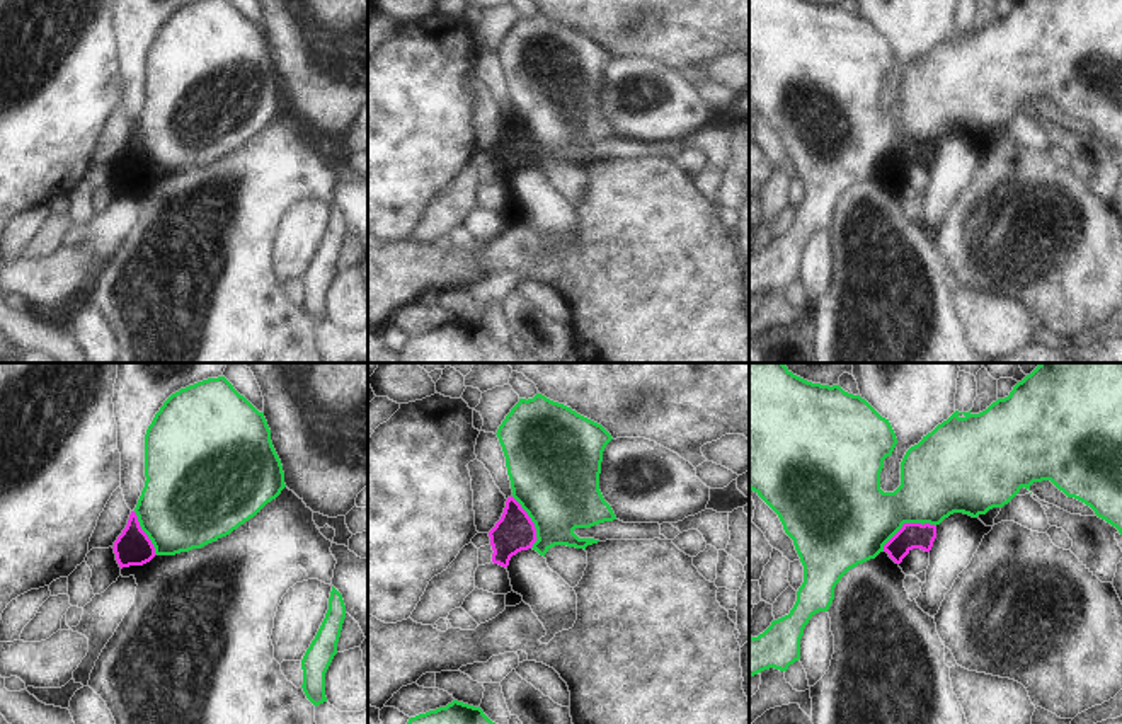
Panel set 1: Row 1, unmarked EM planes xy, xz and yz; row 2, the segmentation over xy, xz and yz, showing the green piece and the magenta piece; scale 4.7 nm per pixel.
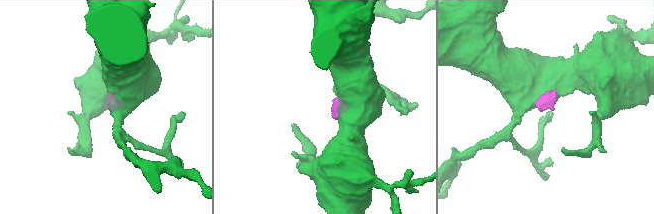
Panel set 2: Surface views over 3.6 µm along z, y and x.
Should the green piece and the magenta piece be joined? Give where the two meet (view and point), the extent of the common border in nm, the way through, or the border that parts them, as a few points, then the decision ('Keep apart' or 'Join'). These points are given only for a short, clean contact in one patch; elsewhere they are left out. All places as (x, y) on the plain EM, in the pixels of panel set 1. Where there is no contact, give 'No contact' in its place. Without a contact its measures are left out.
Touches green at yz (906, 140). Shared border 280 nm. Path across: yz (853, 137), (906, 140), (913, 147), (913, 154). Join.

